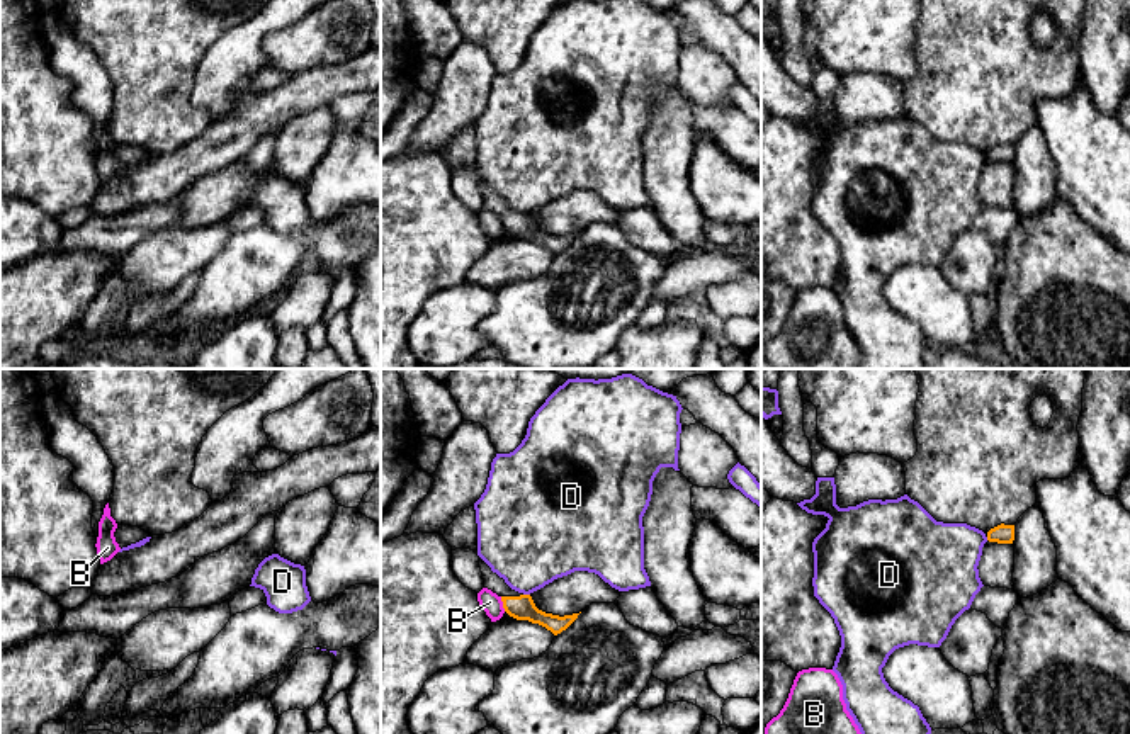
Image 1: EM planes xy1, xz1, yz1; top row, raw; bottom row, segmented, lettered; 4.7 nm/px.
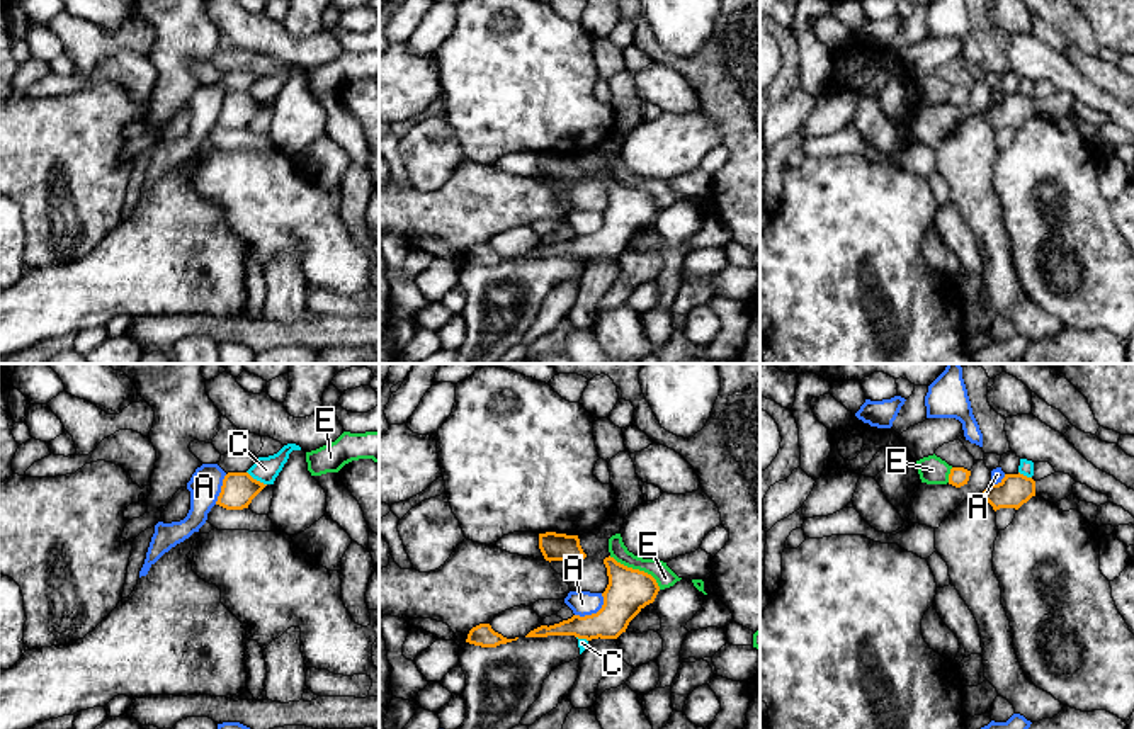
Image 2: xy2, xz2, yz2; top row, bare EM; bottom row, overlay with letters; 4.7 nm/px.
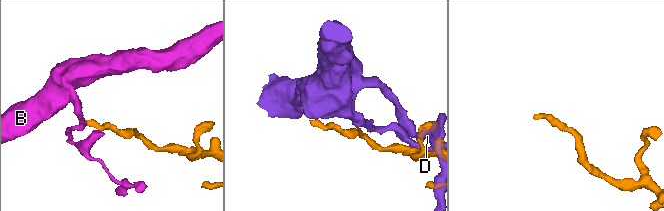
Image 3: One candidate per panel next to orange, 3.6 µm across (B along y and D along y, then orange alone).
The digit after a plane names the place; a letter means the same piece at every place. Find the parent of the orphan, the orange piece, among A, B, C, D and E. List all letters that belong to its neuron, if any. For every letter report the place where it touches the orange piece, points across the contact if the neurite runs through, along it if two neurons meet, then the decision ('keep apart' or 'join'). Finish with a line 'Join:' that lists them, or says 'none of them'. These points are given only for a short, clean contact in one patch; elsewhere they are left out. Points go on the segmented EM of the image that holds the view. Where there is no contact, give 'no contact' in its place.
A: xz2 (594, 614) | along xz2 (602, 593), (602, 605), (595, 612), (575, 615) | keep apart
B: xz1 (503, 604) | along xz1 (500, 597), (505, 610) | keep apart
C: xy2 (255, 480) | keep apart
D: xz1 (527, 595) | along xz1 (524, 593), (529, 595) | keep apart
E: xz2 (636, 570) | along xz2 (609, 556), (646, 571), (660, 588) | keep apart
Join: none of them

